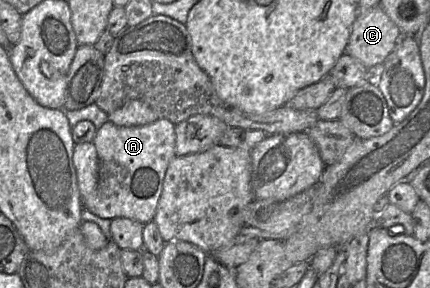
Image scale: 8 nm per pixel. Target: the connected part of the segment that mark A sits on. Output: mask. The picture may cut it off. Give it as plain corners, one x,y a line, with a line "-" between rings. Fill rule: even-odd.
164,118
142,126
117,126
107,121
96,130
93,144
98,156
98,179
95,189
85,197
83,208
106,219
124,217
146,224
154,219
164,176
175,155
175,124

